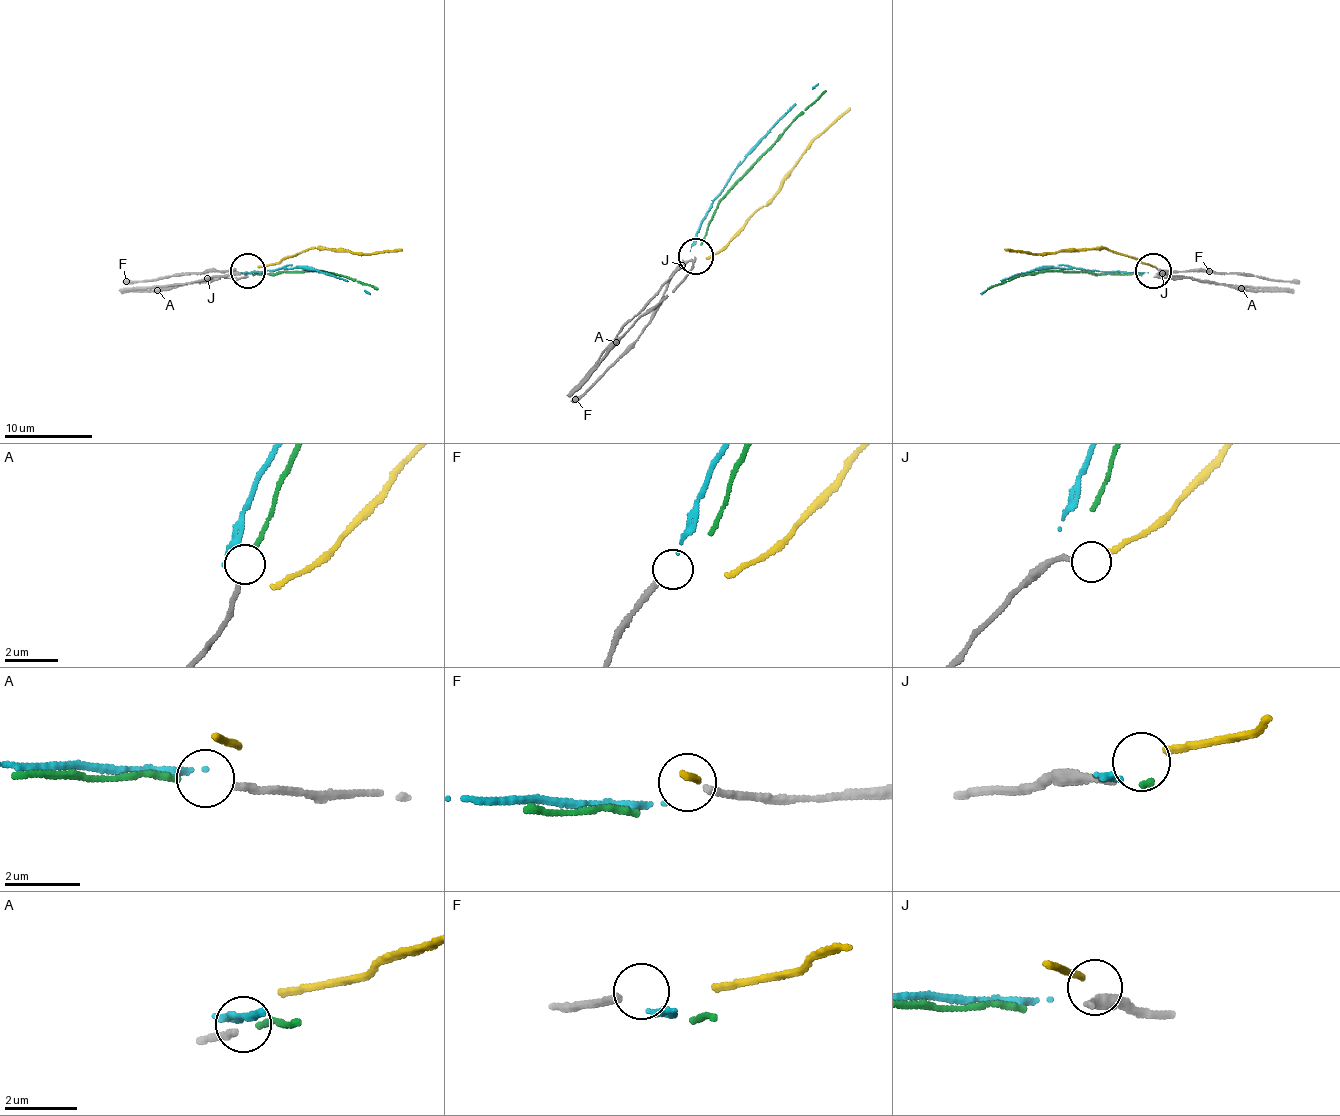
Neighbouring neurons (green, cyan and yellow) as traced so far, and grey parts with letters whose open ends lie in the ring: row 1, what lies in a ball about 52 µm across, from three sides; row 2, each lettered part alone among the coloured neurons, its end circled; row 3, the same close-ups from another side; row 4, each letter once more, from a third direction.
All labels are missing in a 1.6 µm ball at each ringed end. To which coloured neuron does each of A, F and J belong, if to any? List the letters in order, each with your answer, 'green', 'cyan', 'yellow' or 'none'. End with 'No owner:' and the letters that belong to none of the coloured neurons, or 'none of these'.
A: green
F: none
J: yellow
No owner: F

